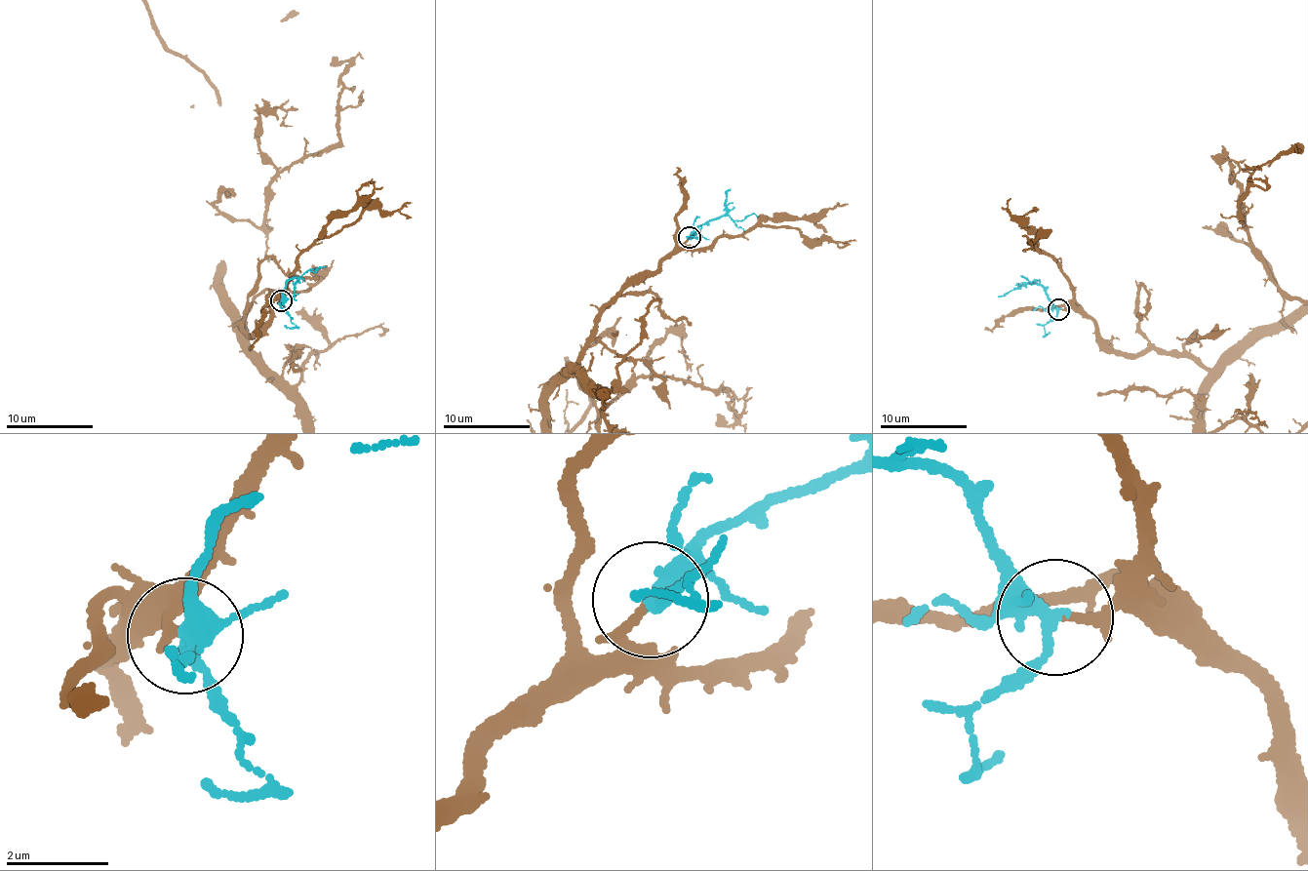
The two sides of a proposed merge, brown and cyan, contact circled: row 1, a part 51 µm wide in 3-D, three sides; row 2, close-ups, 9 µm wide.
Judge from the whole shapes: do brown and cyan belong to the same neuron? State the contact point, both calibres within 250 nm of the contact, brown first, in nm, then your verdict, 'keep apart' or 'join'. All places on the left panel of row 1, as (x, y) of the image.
at (281, 300); 140 nm thick on the brown side, 240 nm on the other; join

